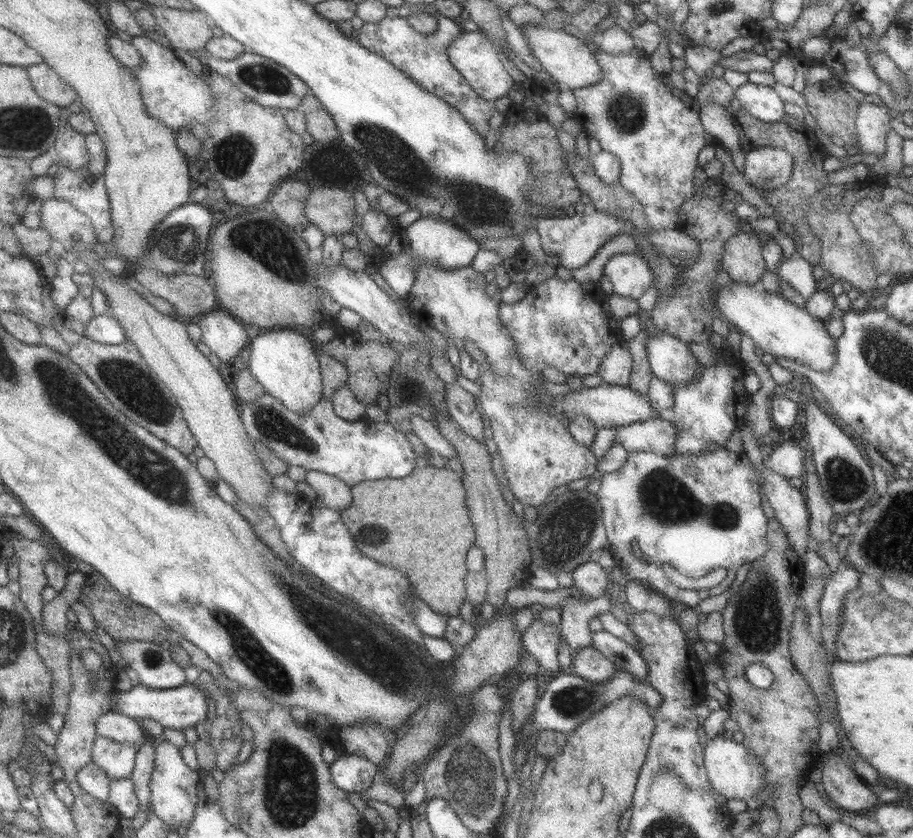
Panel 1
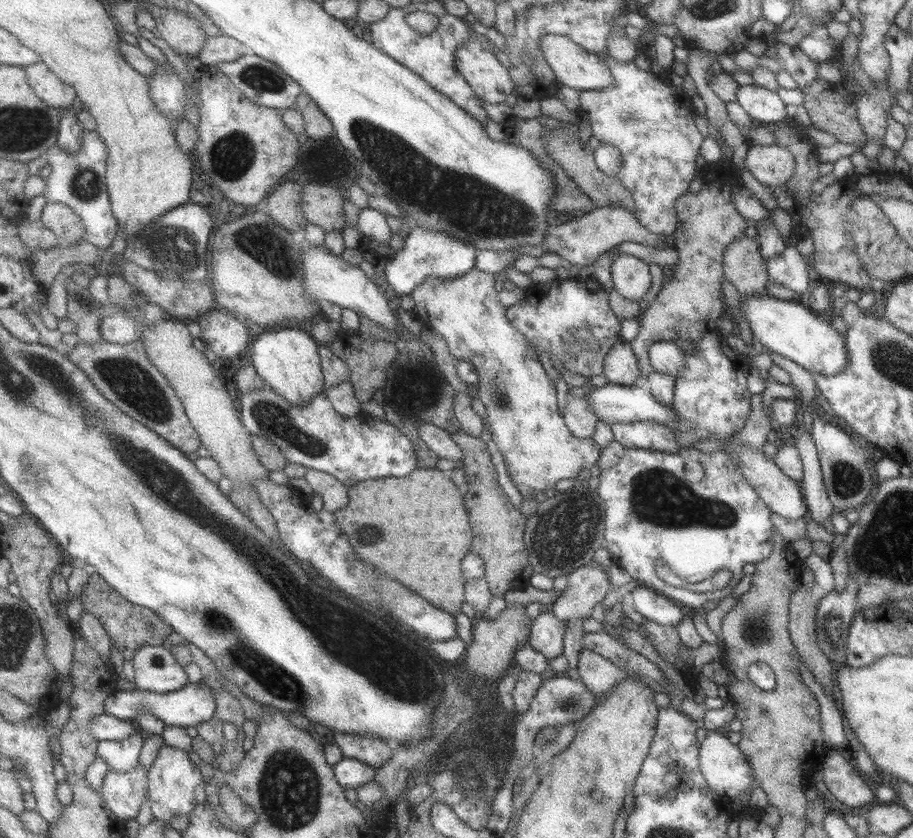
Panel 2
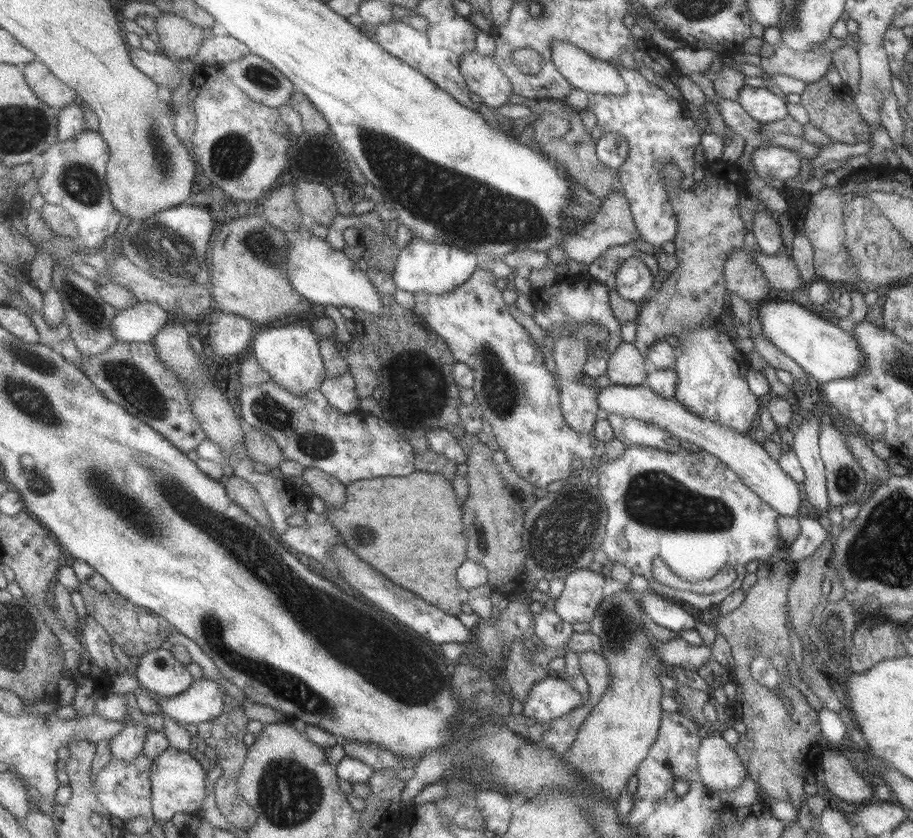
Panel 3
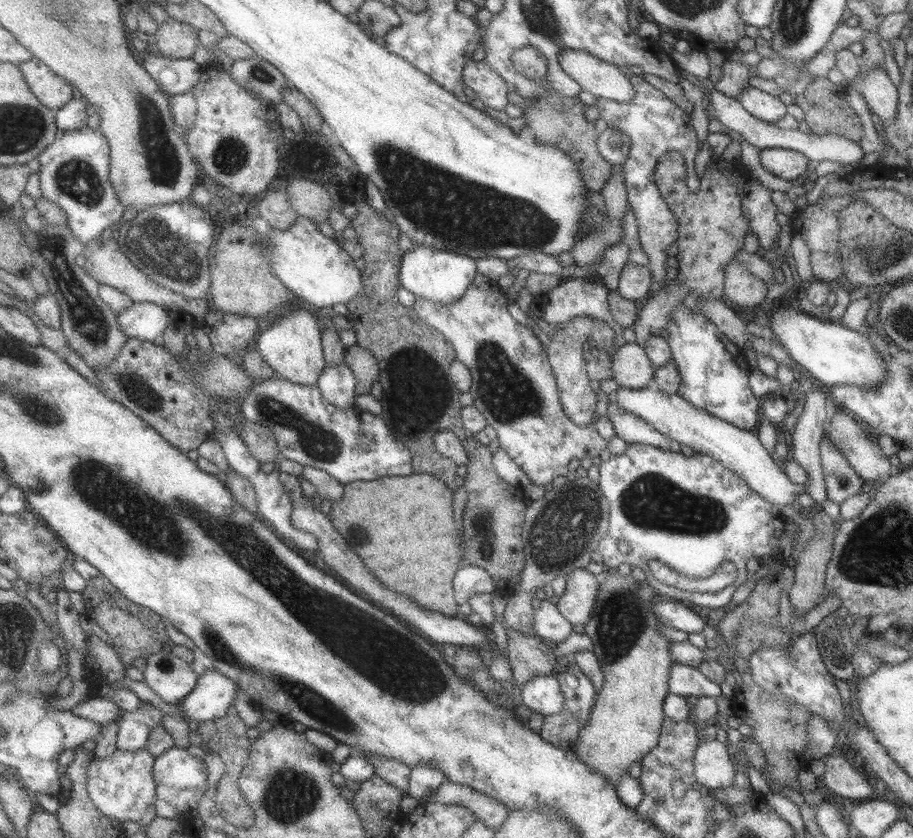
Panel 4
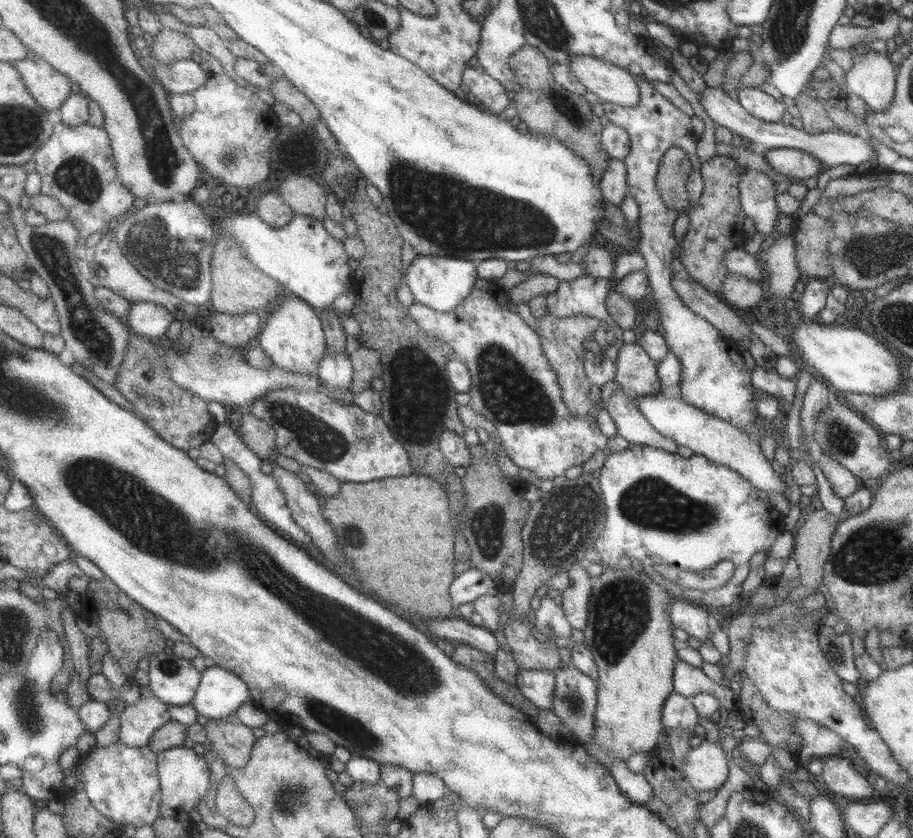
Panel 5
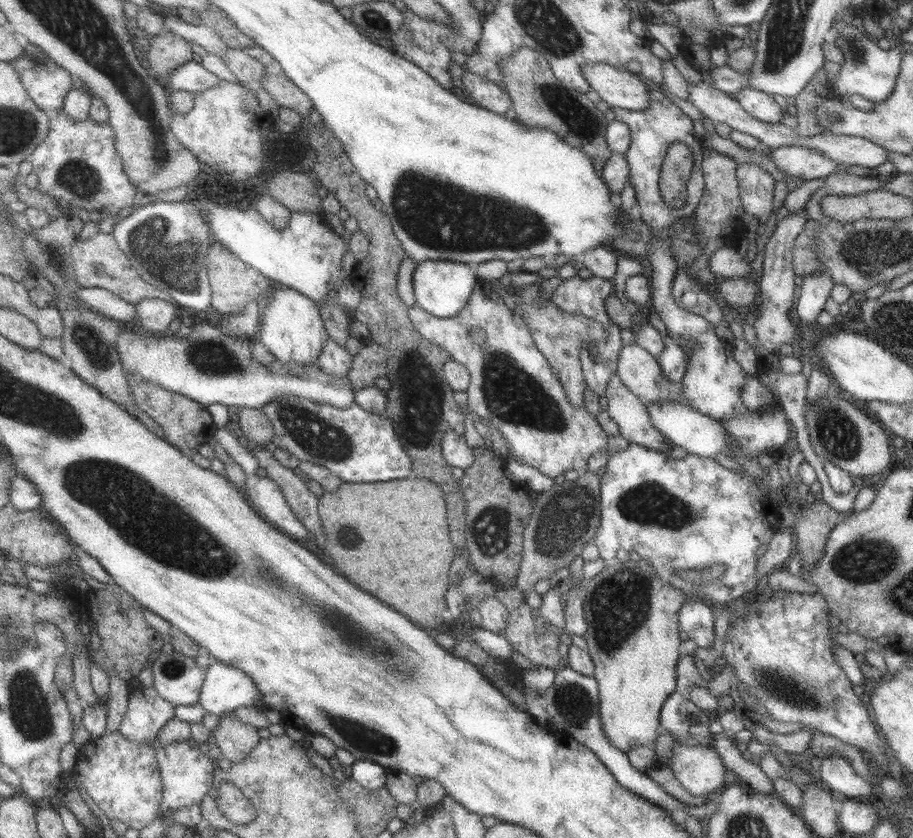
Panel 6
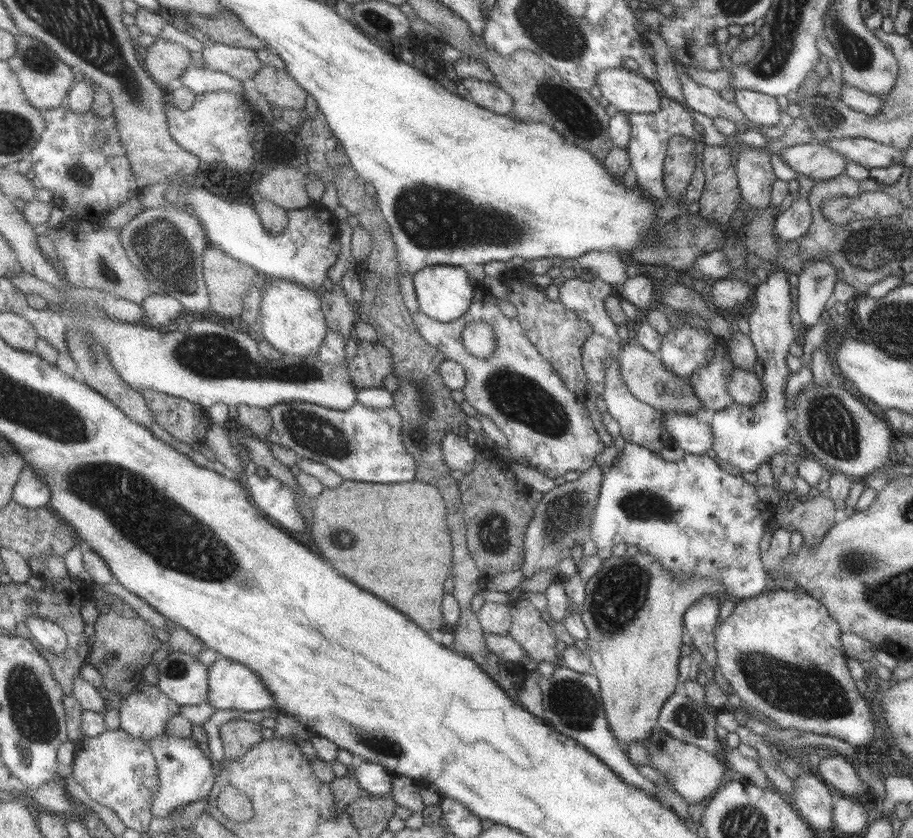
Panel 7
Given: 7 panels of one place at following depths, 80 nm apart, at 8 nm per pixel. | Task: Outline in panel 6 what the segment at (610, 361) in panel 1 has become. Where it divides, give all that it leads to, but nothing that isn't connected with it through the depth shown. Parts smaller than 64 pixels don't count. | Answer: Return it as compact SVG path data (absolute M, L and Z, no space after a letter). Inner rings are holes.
M633 342L628 345L622 345L618 352L616 362L616 375L619 377L623 386L626 386L637 398L645 403L666 403L667 401L680 401L681 394L678 399L672 400L669 394L668 384L670 383L660 371L659 363L644 348Z

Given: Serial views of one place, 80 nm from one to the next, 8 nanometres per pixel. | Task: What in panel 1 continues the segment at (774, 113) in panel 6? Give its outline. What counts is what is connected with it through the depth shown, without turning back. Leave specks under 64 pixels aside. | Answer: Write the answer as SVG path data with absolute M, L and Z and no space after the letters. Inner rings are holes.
M745 82L734 90L741 109L757 120L774 123L785 114L784 102L772 87Z

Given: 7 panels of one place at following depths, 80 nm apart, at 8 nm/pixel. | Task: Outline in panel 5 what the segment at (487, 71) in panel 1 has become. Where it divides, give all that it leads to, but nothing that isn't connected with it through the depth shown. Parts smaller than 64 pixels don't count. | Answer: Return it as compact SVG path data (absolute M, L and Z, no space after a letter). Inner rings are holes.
M469 66L464 74L464 84L466 90L493 113L502 115L505 108L513 105L506 86L492 74L485 72L485 69Z

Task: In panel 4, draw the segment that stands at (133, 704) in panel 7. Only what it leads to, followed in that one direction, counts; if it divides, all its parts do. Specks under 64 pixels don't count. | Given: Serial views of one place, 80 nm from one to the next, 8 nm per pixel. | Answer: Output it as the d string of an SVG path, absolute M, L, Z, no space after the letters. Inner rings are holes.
M147 703L133 712L124 712L119 720L118 748L141 751L148 745L151 733L165 718L165 713Z

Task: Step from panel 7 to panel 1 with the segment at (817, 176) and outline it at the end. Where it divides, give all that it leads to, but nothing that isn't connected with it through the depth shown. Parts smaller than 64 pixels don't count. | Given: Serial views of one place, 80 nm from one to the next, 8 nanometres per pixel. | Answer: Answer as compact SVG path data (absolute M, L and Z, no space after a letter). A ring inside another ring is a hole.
M773 147L751 150L746 153L742 174L750 186L763 192L784 187L792 174L791 155Z

